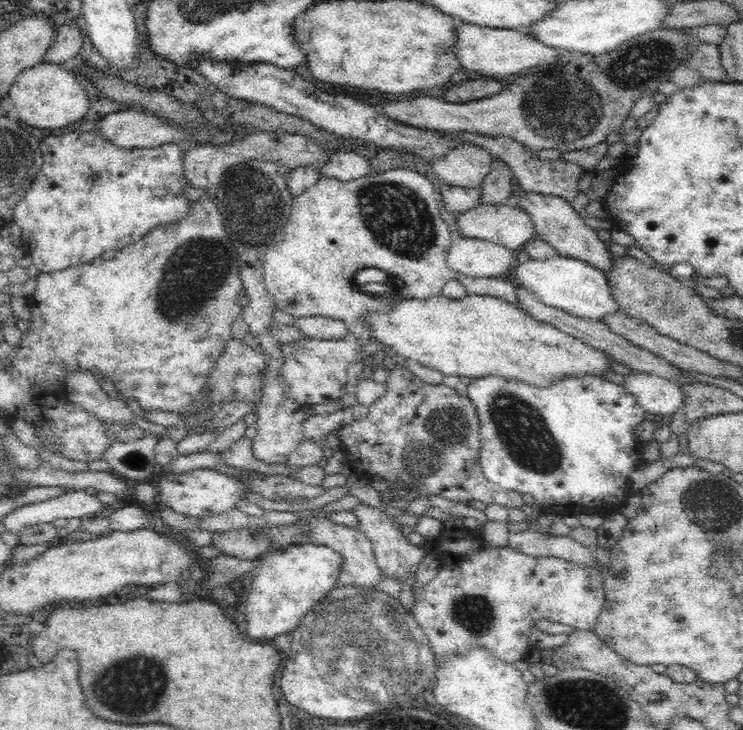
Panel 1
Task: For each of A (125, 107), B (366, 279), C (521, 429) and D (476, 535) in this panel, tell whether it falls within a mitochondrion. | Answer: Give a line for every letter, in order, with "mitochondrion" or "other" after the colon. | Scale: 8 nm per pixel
A: other
B: mitochondrion
C: mitochondrion
D: other

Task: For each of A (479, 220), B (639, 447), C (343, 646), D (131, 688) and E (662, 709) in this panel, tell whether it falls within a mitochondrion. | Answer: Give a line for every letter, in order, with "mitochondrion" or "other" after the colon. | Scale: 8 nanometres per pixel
A: other
B: other
C: mitochondrion
D: mitochondrion
E: other

